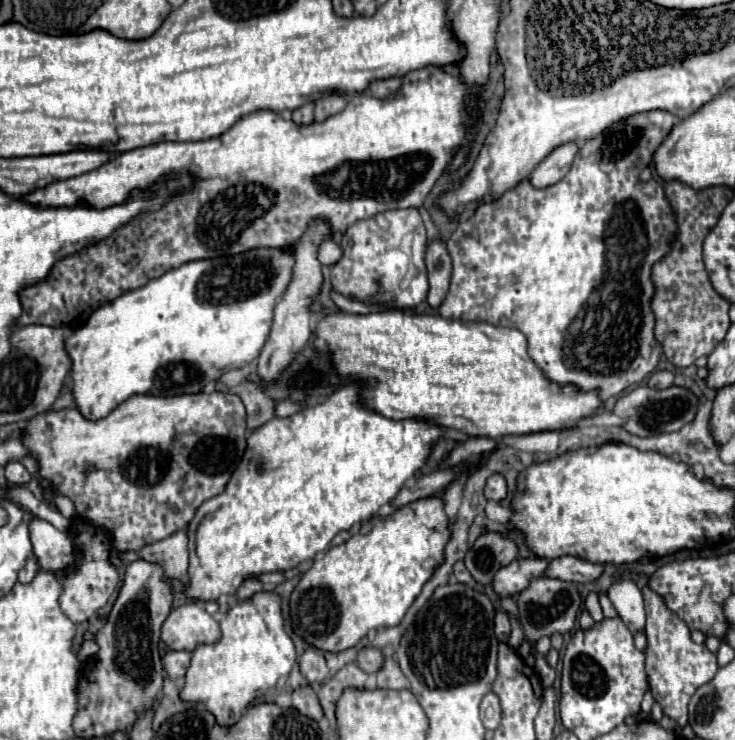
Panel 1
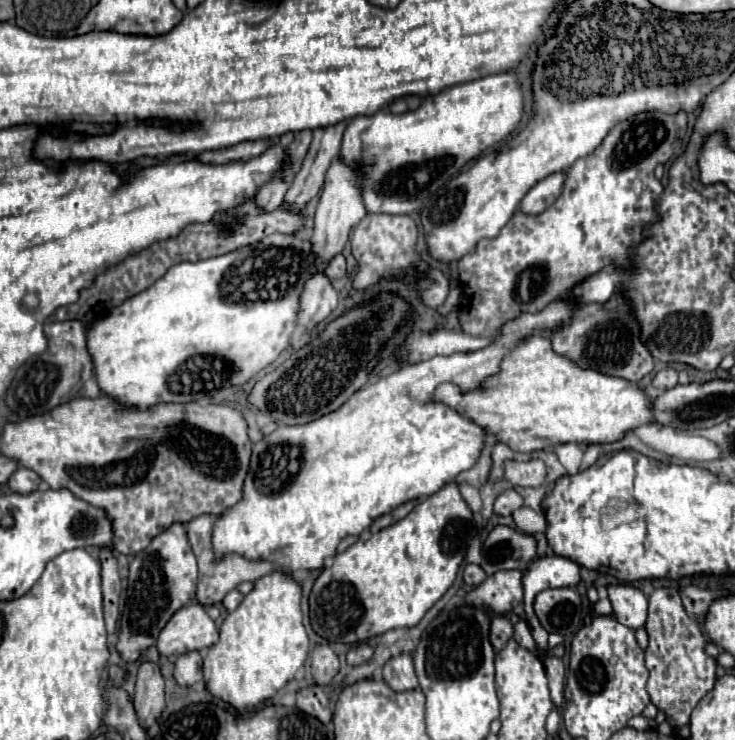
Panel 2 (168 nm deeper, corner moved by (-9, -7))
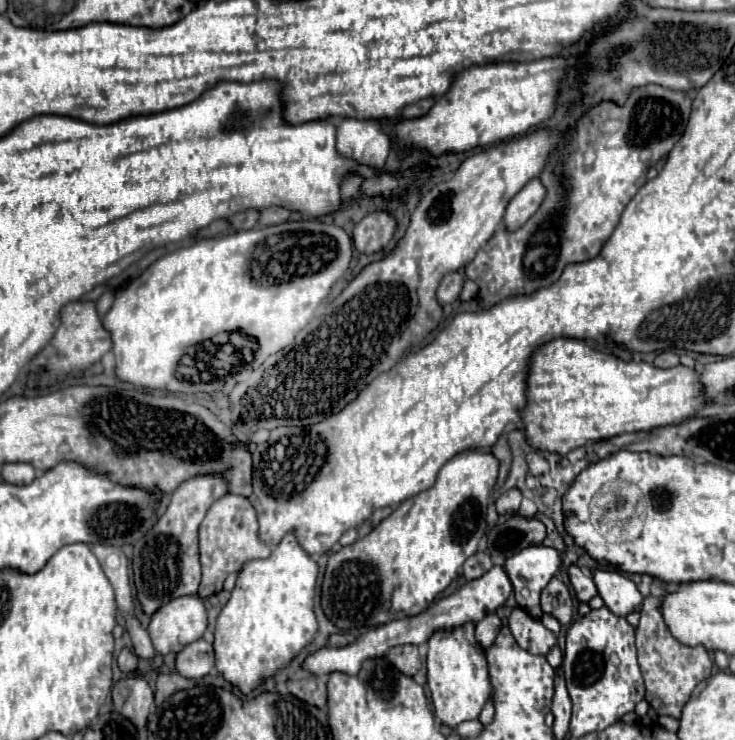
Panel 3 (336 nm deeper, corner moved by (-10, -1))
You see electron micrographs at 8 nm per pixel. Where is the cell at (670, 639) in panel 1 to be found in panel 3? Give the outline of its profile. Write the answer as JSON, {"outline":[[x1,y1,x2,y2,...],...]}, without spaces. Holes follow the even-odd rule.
{"outline":[[647,597,641,605,641,621,635,627,635,645,637,645,637,657,639,667,645,679,645,701,655,709,657,715,671,715,679,719,679,713,683,705,687,703,687,697,695,689,695,685,711,675,711,659,705,647,687,647,675,637,671,637,663,615,659,611,663,597]]}

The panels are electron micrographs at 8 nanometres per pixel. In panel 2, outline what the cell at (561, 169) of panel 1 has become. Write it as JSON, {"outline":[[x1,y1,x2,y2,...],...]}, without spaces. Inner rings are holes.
{"outline":[[560,171,560,173,552,173,548,175,546,179,538,181,528,193,526,197,522,199,520,203,520,211,526,211,530,215,536,215,536,213,542,213,546,207,550,207,558,195,562,193,564,189,564,181,566,181,566,173]]}

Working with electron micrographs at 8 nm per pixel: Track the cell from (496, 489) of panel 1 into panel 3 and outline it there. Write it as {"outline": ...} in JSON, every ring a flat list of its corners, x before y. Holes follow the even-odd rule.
{"outline":[[509,489,495,501,495,509,499,515,513,515,519,511,521,499,523,499,523,495,519,489]]}

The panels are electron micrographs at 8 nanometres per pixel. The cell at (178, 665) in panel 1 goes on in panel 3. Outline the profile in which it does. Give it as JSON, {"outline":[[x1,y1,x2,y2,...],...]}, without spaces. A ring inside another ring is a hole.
{"outline":[[197,639,177,653,177,673,189,679,201,679,215,667,213,645,205,639]]}

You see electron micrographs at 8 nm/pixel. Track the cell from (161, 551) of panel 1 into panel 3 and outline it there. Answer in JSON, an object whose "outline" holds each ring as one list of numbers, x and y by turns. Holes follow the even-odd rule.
{"outline":[[227,493,211,505,201,527,199,527,199,551,201,551,201,569,203,579,199,585,199,597,207,599,213,593,223,589,223,581,229,573,237,573,243,567,243,561,269,557,269,545,259,537,257,513,247,497]]}

